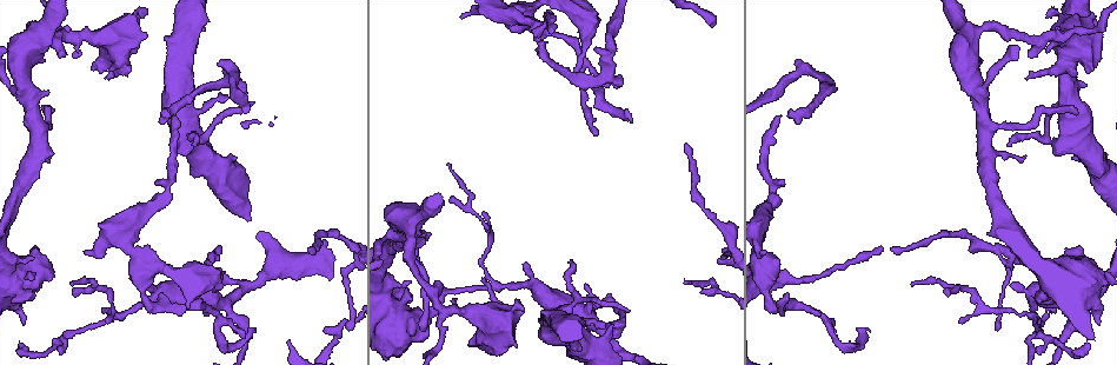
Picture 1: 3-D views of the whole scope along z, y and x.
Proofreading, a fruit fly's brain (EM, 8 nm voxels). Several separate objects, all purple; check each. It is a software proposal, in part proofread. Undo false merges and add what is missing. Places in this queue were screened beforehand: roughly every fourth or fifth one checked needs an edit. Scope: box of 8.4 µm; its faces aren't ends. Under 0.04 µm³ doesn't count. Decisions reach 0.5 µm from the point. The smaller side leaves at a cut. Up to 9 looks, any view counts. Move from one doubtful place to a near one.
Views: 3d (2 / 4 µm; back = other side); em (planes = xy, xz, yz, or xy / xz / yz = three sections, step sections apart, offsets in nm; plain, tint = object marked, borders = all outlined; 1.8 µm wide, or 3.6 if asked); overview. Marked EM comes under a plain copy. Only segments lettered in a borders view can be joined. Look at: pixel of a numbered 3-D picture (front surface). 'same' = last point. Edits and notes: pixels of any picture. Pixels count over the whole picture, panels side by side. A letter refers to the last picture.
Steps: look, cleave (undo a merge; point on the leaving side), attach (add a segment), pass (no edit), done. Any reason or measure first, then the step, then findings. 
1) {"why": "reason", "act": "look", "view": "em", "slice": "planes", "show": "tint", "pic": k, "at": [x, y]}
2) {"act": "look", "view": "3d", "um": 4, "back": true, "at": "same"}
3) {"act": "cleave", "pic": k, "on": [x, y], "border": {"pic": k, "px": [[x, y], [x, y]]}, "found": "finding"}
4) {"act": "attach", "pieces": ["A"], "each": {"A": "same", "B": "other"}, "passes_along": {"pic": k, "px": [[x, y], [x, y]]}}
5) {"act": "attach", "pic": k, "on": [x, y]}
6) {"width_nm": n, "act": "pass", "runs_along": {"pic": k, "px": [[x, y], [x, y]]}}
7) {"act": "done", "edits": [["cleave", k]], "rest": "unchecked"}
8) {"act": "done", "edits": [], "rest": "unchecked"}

{"why": "branch stops here", "act": "look", "view": "3d", "um": 4, "pic": 1, "at": [631, 121]}

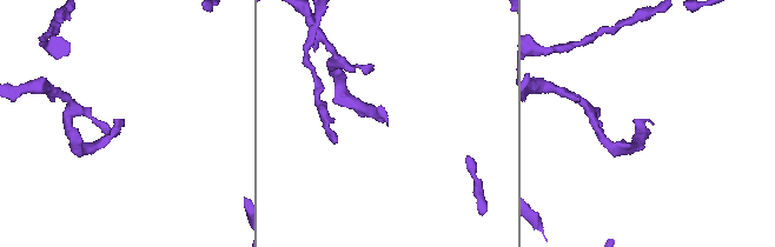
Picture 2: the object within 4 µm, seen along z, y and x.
{"act": "look", "view": "em", "um": 3.6, "slice": "planes", "show": "borders", "pic": 2, "at": [123, 121]}

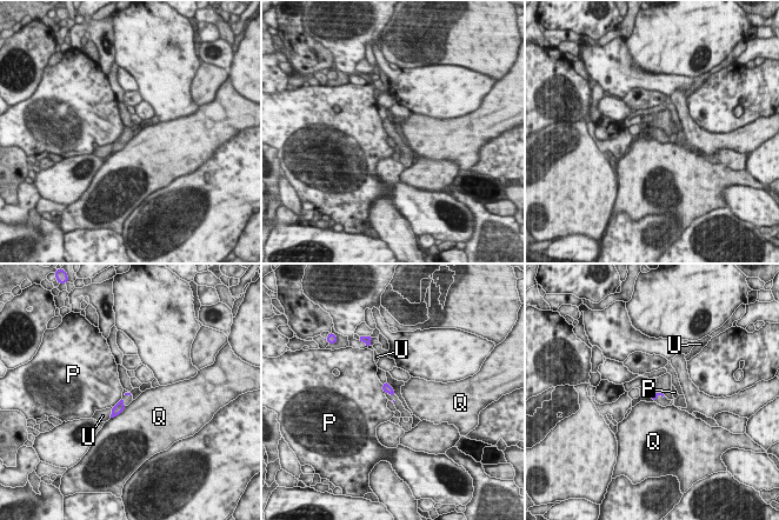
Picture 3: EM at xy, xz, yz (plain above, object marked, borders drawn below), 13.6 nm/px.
{"act": "pass", "each": {"P": "other", "Q": "other", "U": "other"}, "found": "no lettered segment goes on from it"}

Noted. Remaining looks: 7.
{"why": "branch stops here", "act": "look", "view": "3d", "um": 4, "pic": 1, "at": [461, 17]}

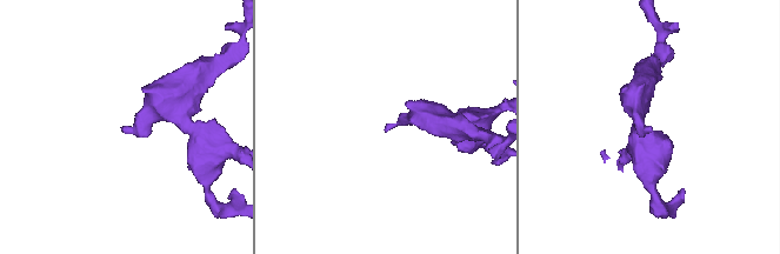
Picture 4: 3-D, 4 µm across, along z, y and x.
{"why": "now the EM", "act": "look", "view": "em", "slice": "planes", "show": "borders", "pic": 4, "at": [124, 126]}

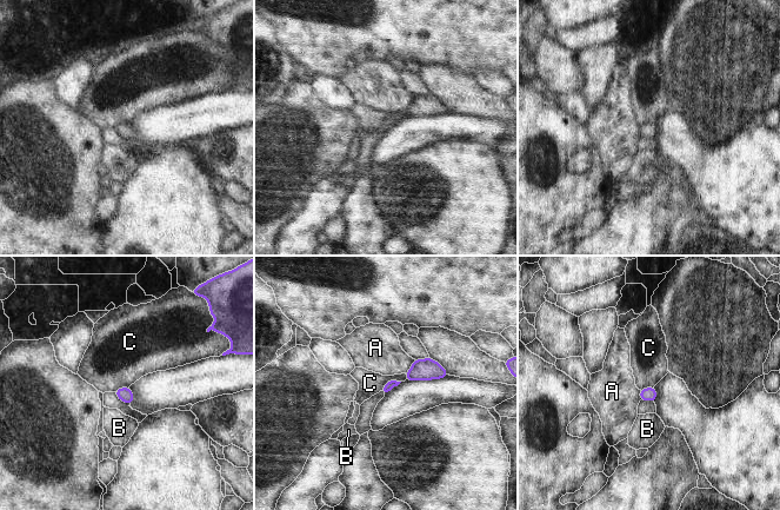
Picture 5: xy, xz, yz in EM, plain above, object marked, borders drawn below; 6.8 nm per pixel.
{"act": "pass", "each": {"A": "other", "B": "other", "C": "other"}, "border": {"pic": 5, "px": [[400, 381], [391, 379], [380, 390]]}, "found": "none of them fits"}

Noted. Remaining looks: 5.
{"why": "branch stops here", "act": "look", "view": "em", "slice": "yz", "step": 16, "show": "tint", "pic": 1, "at": [778, 118]}

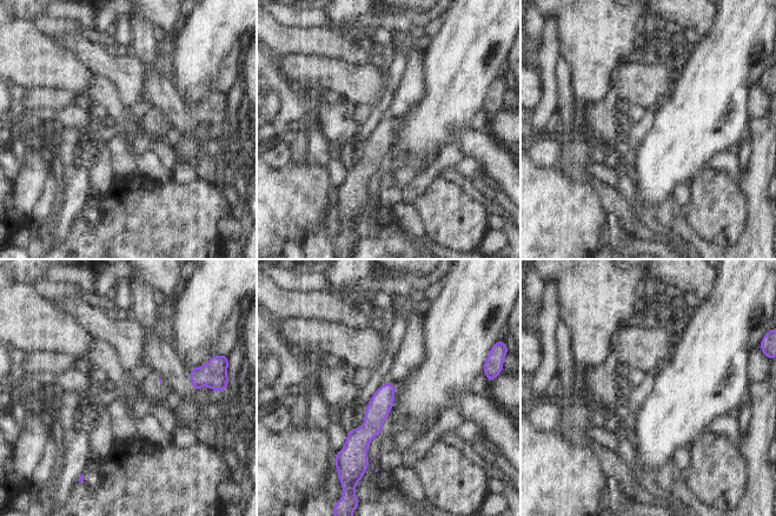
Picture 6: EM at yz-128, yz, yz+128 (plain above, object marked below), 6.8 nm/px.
{"why": "another direction", "act": "look", "view": "em", "slice": "planes", "show": "borders", "at": "same"}

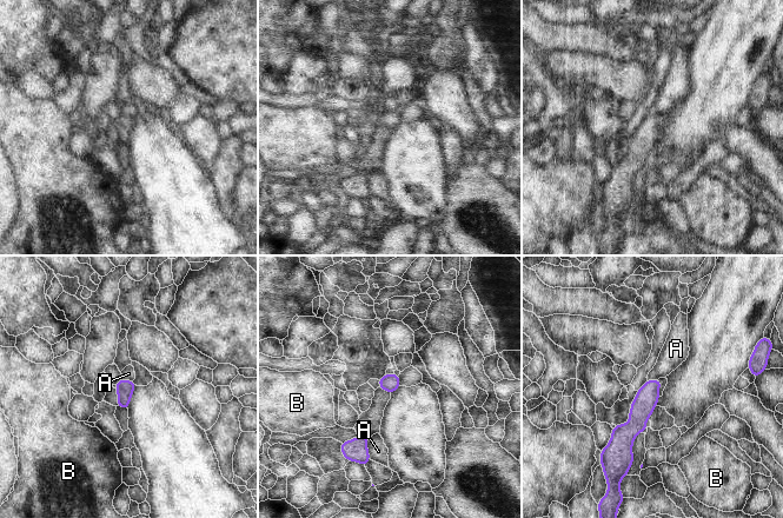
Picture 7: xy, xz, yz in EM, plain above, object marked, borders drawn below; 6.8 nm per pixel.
{"width_nm": 120, "act": "pass", "each": {"A": "other", "B": "other"}, "border": {"pic": 7, "px": [[367, 439], [367, 452], [371, 458]]}, "found": "no lettered segment goes on from it"}

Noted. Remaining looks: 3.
{"why": "branch point", "act": "look", "view": "em", "slice": "planes", "show": "borders", "pic": 1, "at": [402, 235]}

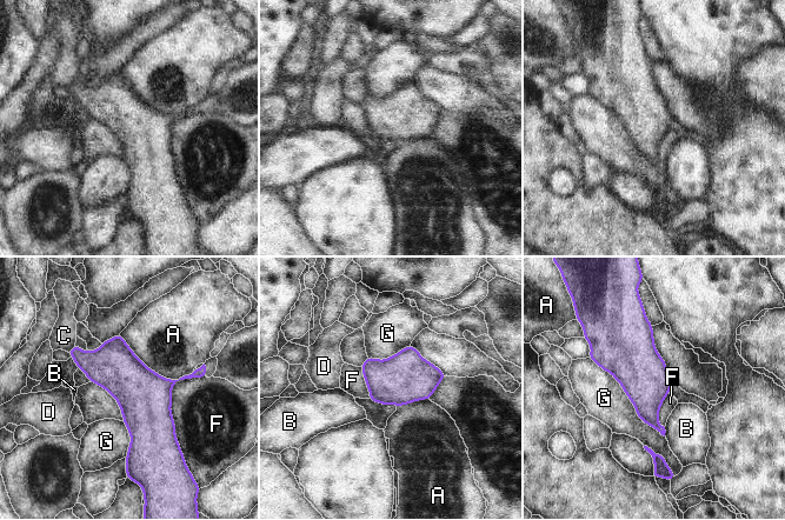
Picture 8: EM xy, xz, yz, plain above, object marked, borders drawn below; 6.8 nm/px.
{"width_nm": 340, "act": "pass", "each": {"A": "other", "B": "other", "C": "other", "D": "other", "F": "other", "G": "other"}, "found": "continuous, no second neuron"}

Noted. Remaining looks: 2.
{"act": "done", "edits": [], "rest": "unchecked"}

